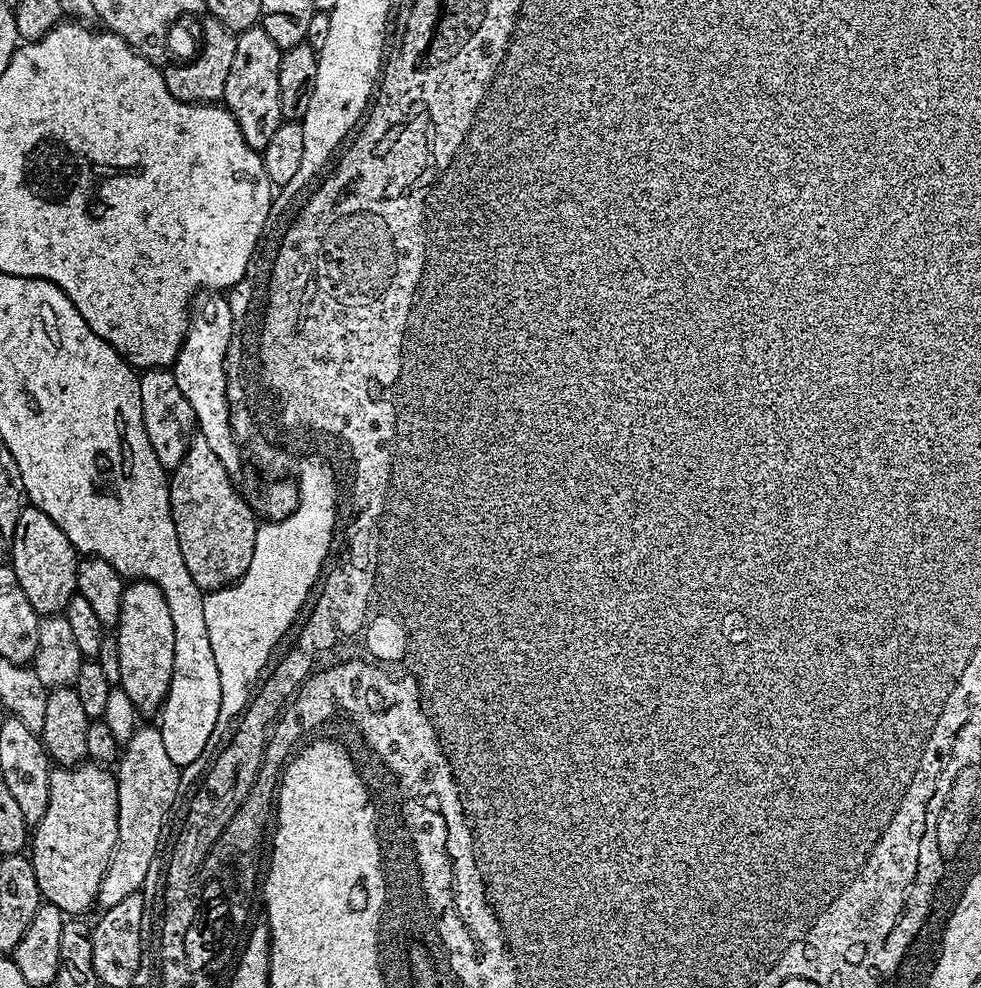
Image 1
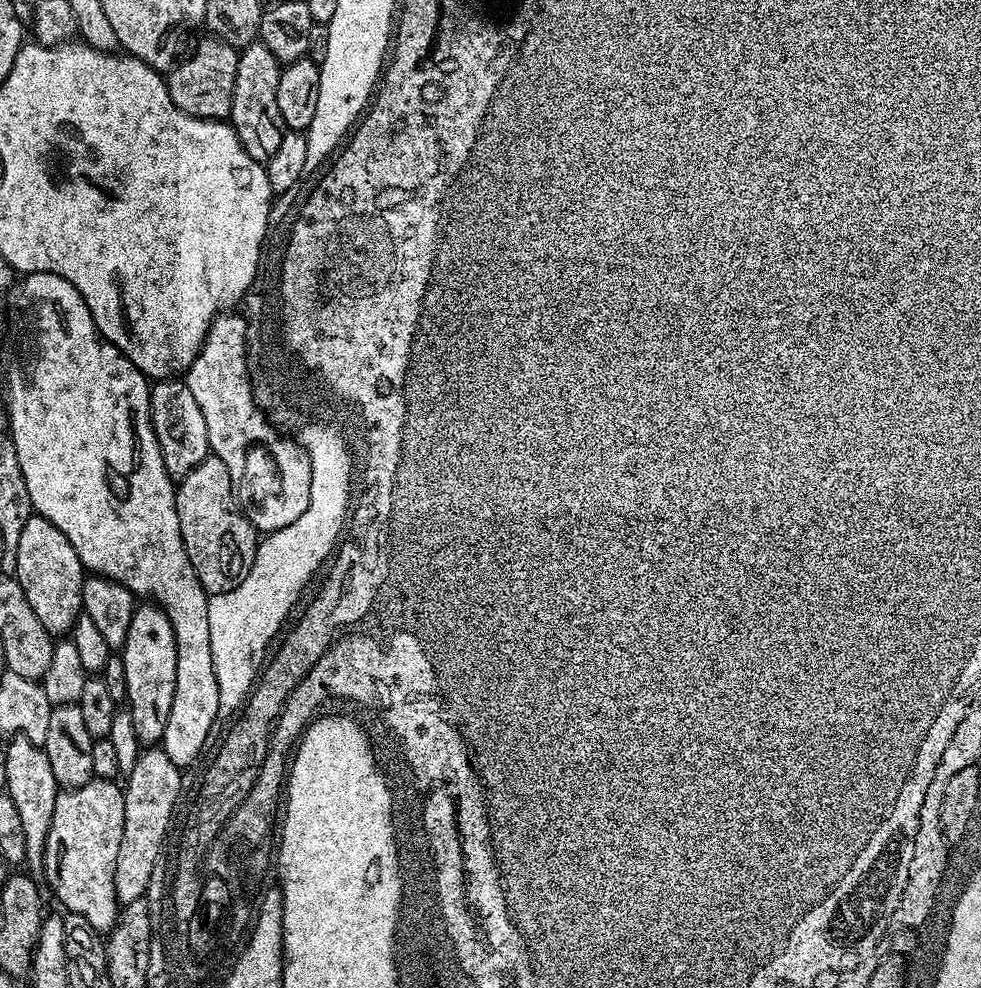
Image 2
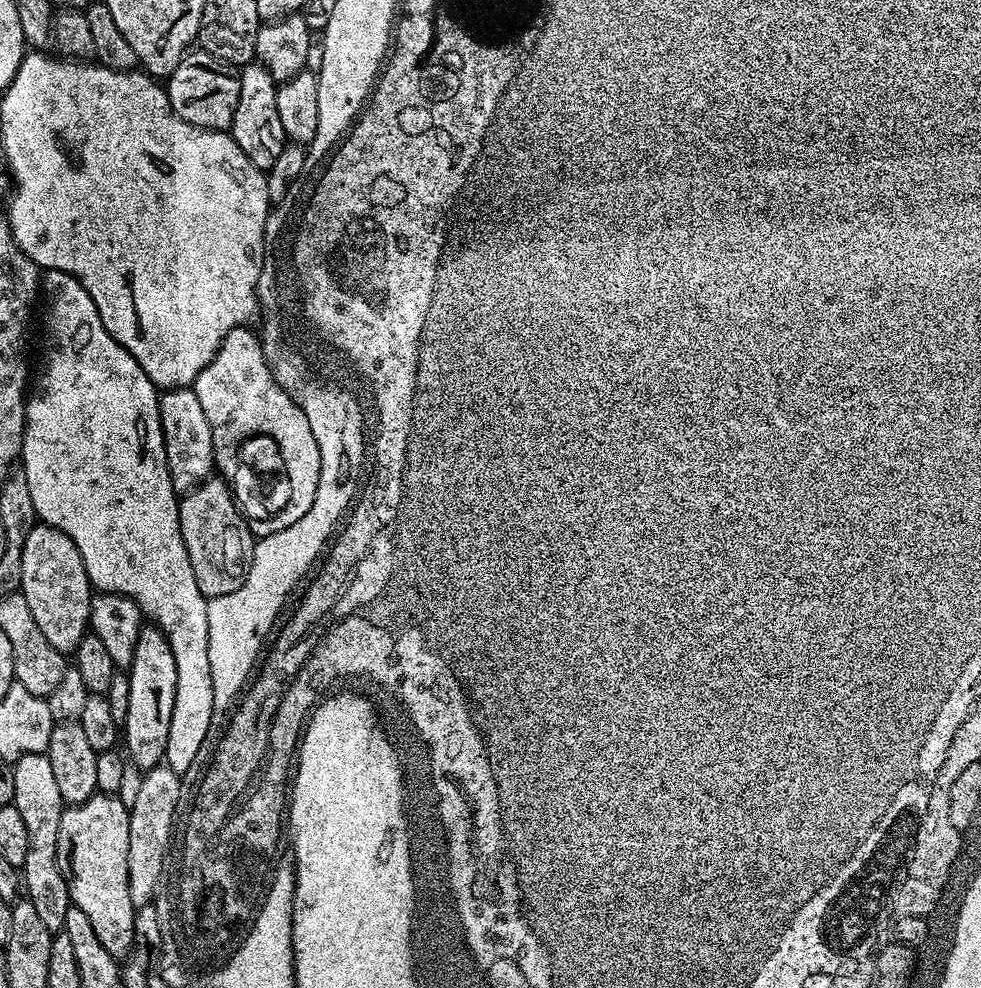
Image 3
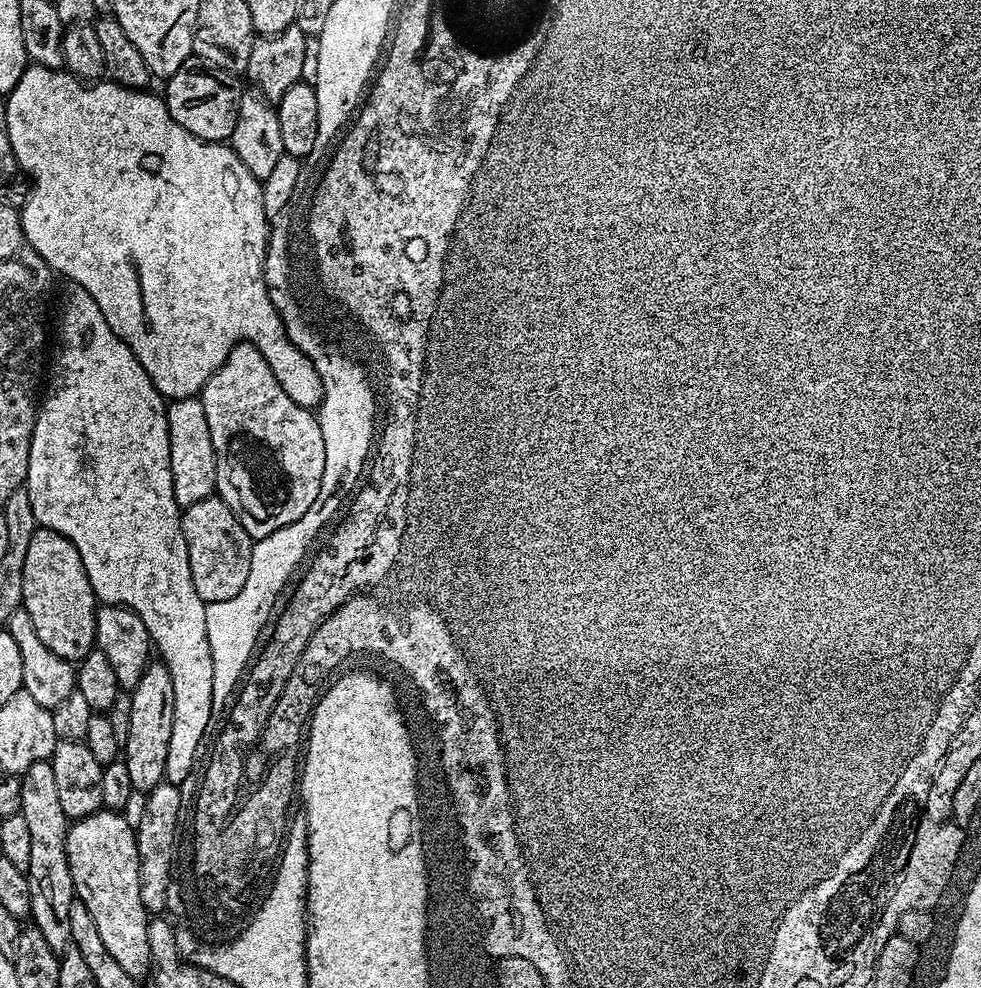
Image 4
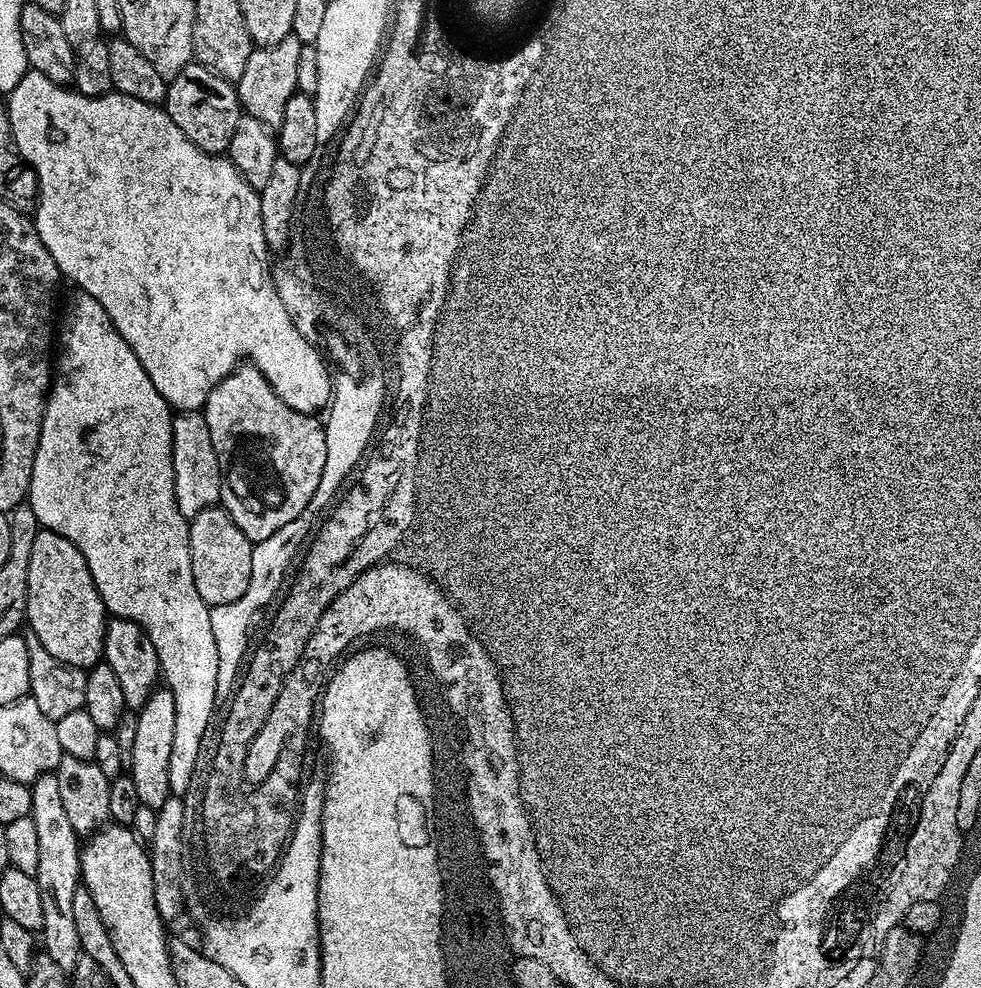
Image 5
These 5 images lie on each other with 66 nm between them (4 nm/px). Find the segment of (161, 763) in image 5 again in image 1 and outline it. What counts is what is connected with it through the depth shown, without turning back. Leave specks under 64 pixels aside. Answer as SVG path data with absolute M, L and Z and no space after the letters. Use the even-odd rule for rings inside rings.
M148 580L131 581L123 592L122 609L116 627L116 664L119 687L122 688L141 714L155 715L162 707L173 674L174 664L174 618L171 601L165 598L161 588Z

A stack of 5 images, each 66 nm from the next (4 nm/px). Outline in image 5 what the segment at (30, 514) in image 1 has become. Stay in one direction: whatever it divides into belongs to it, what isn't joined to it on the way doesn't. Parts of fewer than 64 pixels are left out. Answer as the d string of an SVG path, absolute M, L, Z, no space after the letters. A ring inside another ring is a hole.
M41 528L34 538L34 551L30 553L28 579L28 611L26 624L46 650L58 661L83 670L91 670L101 663L104 654L104 631L110 616L94 586L86 558L62 534Z

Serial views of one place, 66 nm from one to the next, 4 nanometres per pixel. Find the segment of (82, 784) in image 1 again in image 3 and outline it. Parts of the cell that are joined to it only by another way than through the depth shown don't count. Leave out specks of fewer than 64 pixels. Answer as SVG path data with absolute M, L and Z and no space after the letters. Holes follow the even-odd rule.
M97 794L86 802L65 807L62 822L58 825L58 850L64 879L68 882L68 898L71 907L82 910L86 914L90 926L94 926L94 934L98 934L98 942L110 950L117 958L129 955L134 943L136 931L136 913L138 906L130 902L130 882L128 881L128 859L130 858L130 808L120 801L116 794Z

